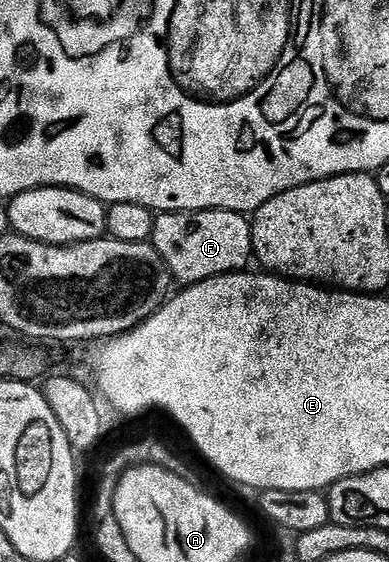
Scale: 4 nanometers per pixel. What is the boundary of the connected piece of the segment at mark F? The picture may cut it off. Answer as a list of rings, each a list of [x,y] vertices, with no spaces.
[[[224,209],[160,213],[155,219],[150,244],[161,255],[172,278],[183,287],[196,285],[217,275],[242,273],[250,266],[247,264],[252,264],[255,251],[250,220],[244,214]]]

